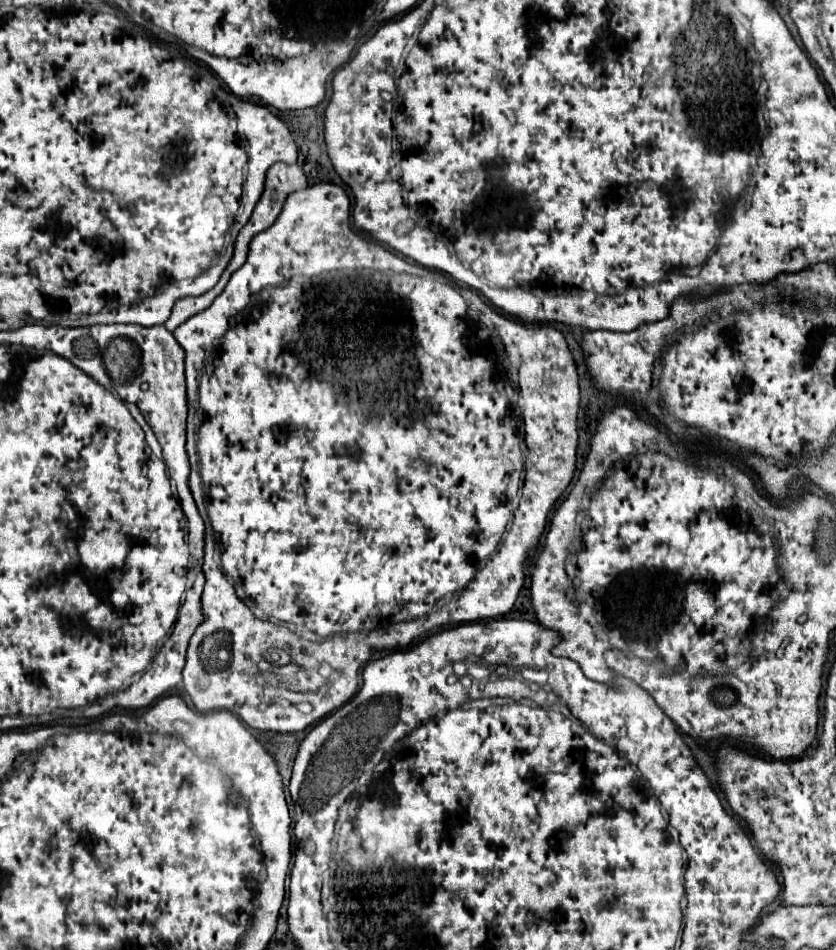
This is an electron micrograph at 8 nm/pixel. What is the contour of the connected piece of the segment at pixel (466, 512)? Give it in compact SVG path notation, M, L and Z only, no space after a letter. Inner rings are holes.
M318 182L318 183L316 183L316 184L314 184L314 185L309 185L309 186L308 186L308 187L306 187L306 189L304 189L304 191L296 191L296 193L292 193L292 195L290 195L290 197L288 197L288 199L286 199L286 205L284 205L284 209L282 209L282 213L280 213L280 217L278 217L278 219L276 219L276 221L274 221L274 225L272 225L272 227L268 227L268 231L262 231L262 233L260 233L260 235L256 235L256 237L254 237L254 239L252 239L252 243L250 243L250 245L252 245L252 249L250 249L250 253L248 253L248 259L246 259L246 263L244 263L244 265L242 265L242 267L240 267L240 269L238 269L238 271L236 271L236 273L232 273L232 277L230 277L230 281L228 281L228 285L226 285L226 287L224 287L224 291L222 291L222 293L220 293L220 295L218 295L218 297L216 297L216 299L214 299L214 303L212 303L212 305L210 305L210 307L208 307L208 309L204 309L204 311L200 311L200 313L196 313L196 315L194 315L194 317L190 317L190 319L188 319L188 321L184 321L184 323L182 323L182 325L180 325L180 327L178 327L178 329L176 329L176 331L174 331L174 337L176 337L176 341L178 341L178 343L180 343L180 345L182 345L182 349L184 349L184 351L185 351L185 379L186 379L186 388L187 388L187 397L188 397L188 399L190 399L190 405L192 405L192 407L191 407L191 406L190 406L190 407L189 407L189 411L188 411L188 418L187 418L187 424L188 424L188 427L187 427L187 434L186 434L186 436L187 436L187 441L186 441L186 451L187 451L187 453L188 453L188 456L189 456L189 462L190 462L190 467L191 467L191 470L190 470L190 475L189 475L189 481L188 481L188 484L189 484L189 487L190 487L190 490L191 490L191 493L192 493L192 496L193 496L193 498L194 498L194 501L195 501L195 503L196 503L196 506L197 506L197 508L198 508L198 511L199 511L199 514L200 514L200 516L201 516L201 517L202 517L202 519L203 519L203 520L204 520L204 523L205 523L205 527L206 527L206 531L205 531L205 538L204 538L204 542L205 542L205 545L204 545L204 553L206 553L206 555L204 555L204 562L203 562L203 566L202 566L202 570L203 570L203 572L204 572L204 575L206 575L206 587L204 587L204 593L202 593L202 611L204 611L204 615L206 615L206 621L204 621L204 623L202 623L202 625L200 625L200 627L198 627L198 629L196 629L196 633L194 633L194 635L192 635L192 639L190 639L190 647L188 647L188 655L186 655L186 667L184 667L184 671L182 671L182 675L184 675L184 683L183 683L183 686L184 686L184 693L185 693L185 694L184 694L184 697L183 697L183 696L181 696L181 697L182 697L182 698L183 698L183 699L184 699L184 701L185 701L185 703L186 703L186 705L187 705L187 706L188 706L188 707L189 707L189 708L191 708L191 709L192 709L192 710L194 710L194 711L198 711L198 712L199 712L199 711L202 711L202 713L204 713L204 711L232 711L232 713L234 713L234 715L238 715L238 717L240 717L240 721L242 721L242 722L244 722L244 724L245 724L245 725L246 725L246 726L248 726L248 727L249 727L249 728L251 728L251 729L254 729L254 730L258 730L258 731L278 731L278 733L296 733L296 731L304 731L304 729L306 729L306 727L310 727L310 725L314 725L314 723L318 723L318 721L320 721L320 719L322 719L322 717L326 717L326 715L328 715L328 713L332 713L332 711L334 711L334 709L338 709L338 707L342 707L342 705L344 705L344 703L346 703L346 701L348 701L348 699L350 699L350 697L352 697L352 695L354 695L354 693L356 693L356 687L358 687L358 683L360 683L360 675L358 675L358 671L360 671L360 669L362 669L362 665L366 665L366 663L368 663L368 661L370 661L370 659L372 659L372 657L374 657L374 653L380 653L380 651L386 651L386 649L406 649L406 647L408 647L408 645L412 645L412 643L414 643L414 641L416 641L416 639L418 639L418 637L422 637L422 635L424 635L424 633L430 633L430 631L436 631L436 629L438 629L438 627L444 627L444 625L458 625L458 623L470 623L470 621L478 621L478 619L496 619L496 617L500 617L500 615L506 615L506 613L508 613L508 611L510 611L510 609L512 609L512 605L514 605L514 603L516 603L516 599L518 599L518 593L520 593L520 589L522 589L522 585L524 585L524 577L526 577L526 563L528 563L528 559L530 559L530 557L532 557L532 555L534 555L534 553L536 553L536 549L538 549L538 543L540 543L540 535L542 535L542 533L544 533L544 529L546 529L546 521L548 521L548 515L550 515L550 511L552 511L552 509L554 509L554 503L556 503L556 501L558 501L558 499L560 499L560 495L562 495L562 493L564 493L564 491L566 491L566 487L568 487L568 483L570 483L570 481L572 481L572 477L574 477L574 469L576 469L576 460L577 460L577 447L578 447L578 429L577 429L577 417L578 417L578 411L579 411L579 403L580 403L580 389L579 389L579 380L578 380L578 373L576 373L576 365L574 365L574 359L572 359L572 355L570 355L570 351L568 351L568 345L566 345L566 339L565 339L565 337L564 337L564 335L562 335L562 333L560 333L560 331L558 331L558 329L554 329L554 327L550 327L550 325L528 325L528 323L522 323L522 321L516 321L516 319L510 319L510 317L506 317L506 315L500 315L500 313L498 313L498 311L496 311L496 309L492 309L492 307L490 307L490 305L486 305L486 303L484 303L484 301L482 301L482 299L480 299L480 297L478 297L478 295L474 295L474 293L464 293L464 297L462 297L462 295L460 295L460 291L458 291L458 289L456 289L456 287L454 287L454 284L455 284L455 283L454 283L454 282L453 282L453 281L452 281L452 280L450 280L450 279L448 279L448 278L446 278L446 277L445 277L445 276L444 276L444 275L443 275L443 274L442 274L442 273L440 273L440 272L438 272L438 271L436 271L436 270L433 270L433 269L430 269L430 271L429 271L429 269L428 269L428 268L425 268L425 267L422 267L422 266L419 266L419 265L417 265L417 264L415 264L415 263L414 263L414 262L411 262L411 261L409 261L409 260L408 260L408 259L406 259L406 261L404 261L404 259L400 259L400 257L398 257L398 255L394 255L394 253L390 253L390 251L388 251L388 249L384 249L384 247L382 247L382 245L378 245L378 243L374 243L374 241L366 241L366 239L364 239L364 237L360 237L360 235L358 235L358 233L356 233L356 231L352 231L352 229L350 229L350 215L348 215L348 213L350 213L350 199L348 199L348 193L346 193L346 191L344 191L344 189L342 189L342 187L340 187L340 185L337 185L337 184L334 184L334 183L332 183L332 182ZM282 279L290 279L290 281L288 281L288 285L284 285L284 289L276 289L276 305L250 305L250 309L246 309L246 311L244 311L244 313L242 313L242 315L236 315L236 313L238 313L238 311L240 311L240 309L244 309L244 305L248 305L248 301L250 301L250 297L252 297L252 295L254 295L254 293L258 293L258 291L260 291L260 289L264 289L264 287L268 287L268 285L280 285L280 281L282 281ZM468 307L470 307L470 309L474 309L474 311L476 311L476 313L478 313L478 315L484 315L484 321L486 321L486 325L484 325L484 321L480 321L480 319L478 319L478 317L476 317L476 315L470 315L470 313L468 313ZM488 325L492 325L492 329L496 329L496 335L498 335L498 337L500 337L500 341L502 341L502 345L504 345L504 351L506 351L506 353L508 353L508 361L510 361L510 365L512 365L512 369L516 369L516 389L514 389L514 387L512 387L512 381L510 381L510 371L508 371L508 365L506 365L506 363L504 363L504 359L500 359L500 357L498 357L498 353L496 353L496 351L498 351L498 349L496 349L496 345L494 345L494 341L492 341L492 335L490 335L490 329L488 329ZM278 355L280 355L280 385L276 385L276 359L278 359ZM196 381L198 381L198 403L200 403L200 409L202 409L202 415L204 415L204 417L202 417L202 423L200 423L200 439L198 439L198 455L200 455L200 458L199 458L199 456L198 456L198 455L197 455L197 449L196 449L196 445L197 445L197 441L196 441L196 435L195 435L195 434L194 434L194 432L193 432L193 429L194 429L194 428L195 428L195 426L194 426L194 425L193 425L193 424L194 424L194 418L195 418L195 409L194 409L194 405L196 405ZM522 463L524 463L524 467L526 467L526 479L524 479L524 489L522 489L522 497L520 497L520 503L518 503L518 507L516 507L516 511L514 511L514 515L512 515L512 523L514 523L514 525L512 525L512 527L510 527L510 543L506 543L506 545L500 545L500 539L502 539L502 535L504 535L504 531L506 531L506 525L508 525L508 507L506 507L506 489L508 489L508 481L510 481L510 477L512 477L512 475L514 475L514 473L516 473L516 471L520 471L520 469L522 469ZM220 551L222 551L222 567L224 567L224 571L226 571L226 575L228 575L228 577L230 577L230 579L234 579L234 581L240 581L240 583L242 583L242 585L244 585L244 591L245 591L245 594L246 594L246 598L245 598L245 600L244 600L244 601L245 601L245 603L246 603L246 605L244 605L244 601L240 601L240 597L236 597L236 589L232 589L232 581L228 581L228 577L224 577L224 573L220 573ZM270 651L274 651L274 653L276 653L276 661L268 661L268 659L266 659L266 655L268 655L268 653L270 653ZM286 653L288 653L288 661L290 661L290 663L300 663L300 665L302 665L302 669L300 669L300 671L294 671L294 675L286 675L286 673L280 673L280 667L284 667L284 665L286 665L286 663L288 663L288 661L286 661L286 659L282 659L282 657L286 657ZM264 661L268 661L268 665L270 665L270 669L264 669L264 671L260 671L260 665L262 665L262 663L264 663ZM322 661L326 661L326 663L330 663L330 667L332 667L332 673L330 673L330 677L322 677L322 675L320 675L320 673L318 673L318 667L320 667L320 663L322 663Z

